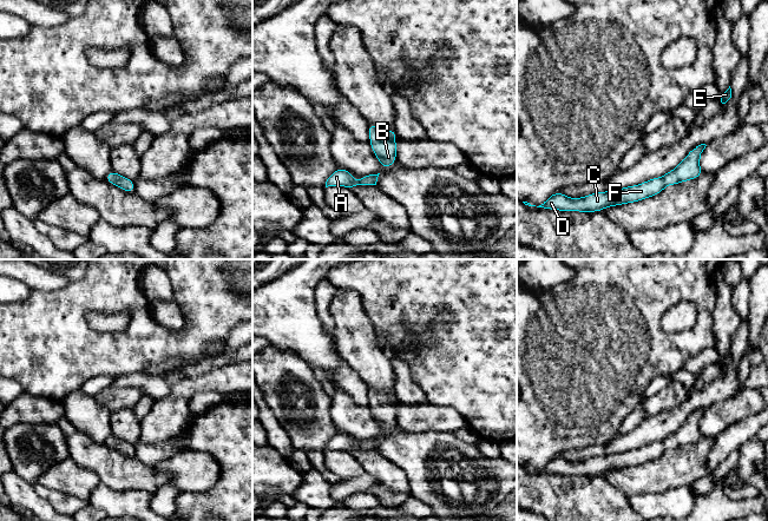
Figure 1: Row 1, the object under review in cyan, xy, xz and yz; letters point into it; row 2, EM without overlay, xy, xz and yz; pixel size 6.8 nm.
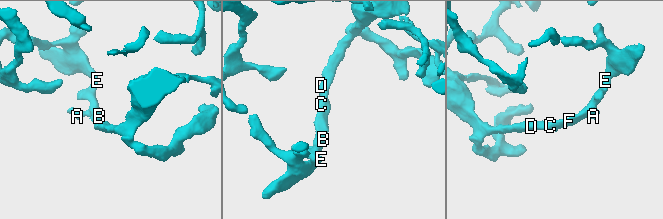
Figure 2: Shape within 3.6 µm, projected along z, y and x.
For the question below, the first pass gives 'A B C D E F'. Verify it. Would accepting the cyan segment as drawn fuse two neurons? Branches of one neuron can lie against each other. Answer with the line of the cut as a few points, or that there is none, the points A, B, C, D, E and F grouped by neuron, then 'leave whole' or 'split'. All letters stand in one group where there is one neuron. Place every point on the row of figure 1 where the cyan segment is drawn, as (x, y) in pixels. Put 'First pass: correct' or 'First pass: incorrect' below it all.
cut none; groups A B C D E F; leave whole
First pass: correct

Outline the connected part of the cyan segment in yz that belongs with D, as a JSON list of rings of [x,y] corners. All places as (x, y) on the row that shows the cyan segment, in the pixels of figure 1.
[[[701,144],[694,147],[676,169],[669,171],[663,177],[657,177],[634,186],[591,193],[583,198],[570,198],[559,191],[550,196],[537,207],[558,211],[596,212],[603,211],[609,206],[635,203],[657,196],[667,185],[676,185],[696,179],[703,174],[700,167],[700,157],[705,146],[705,144]]]

